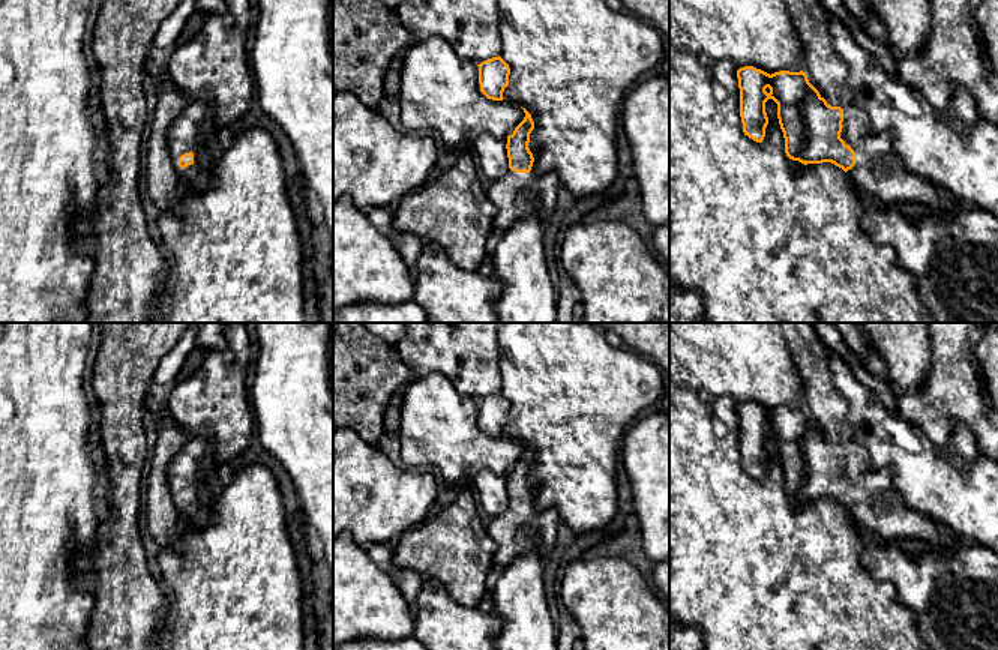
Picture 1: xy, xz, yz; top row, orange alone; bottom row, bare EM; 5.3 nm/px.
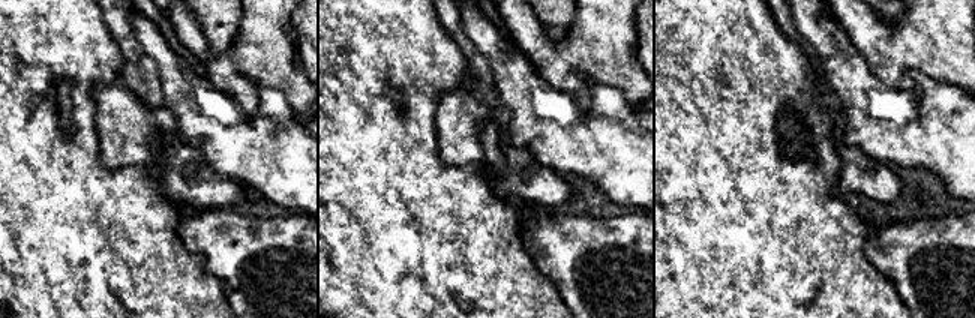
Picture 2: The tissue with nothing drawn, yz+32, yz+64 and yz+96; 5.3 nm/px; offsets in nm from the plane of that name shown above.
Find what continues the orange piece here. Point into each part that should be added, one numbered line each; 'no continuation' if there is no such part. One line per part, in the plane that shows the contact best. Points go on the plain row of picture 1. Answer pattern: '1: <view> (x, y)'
1: yz (878, 506)

